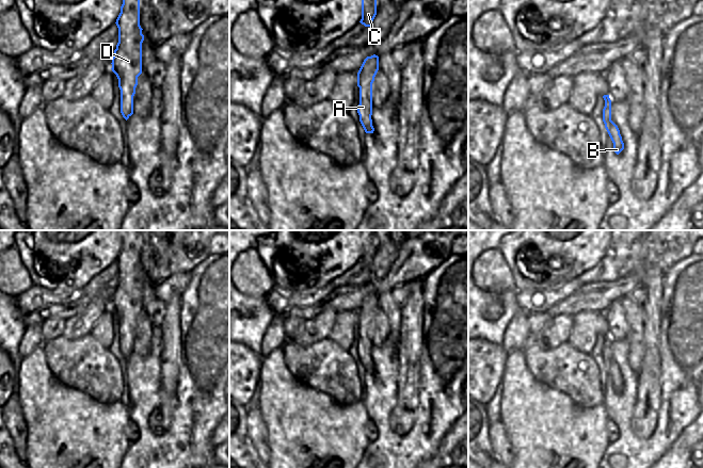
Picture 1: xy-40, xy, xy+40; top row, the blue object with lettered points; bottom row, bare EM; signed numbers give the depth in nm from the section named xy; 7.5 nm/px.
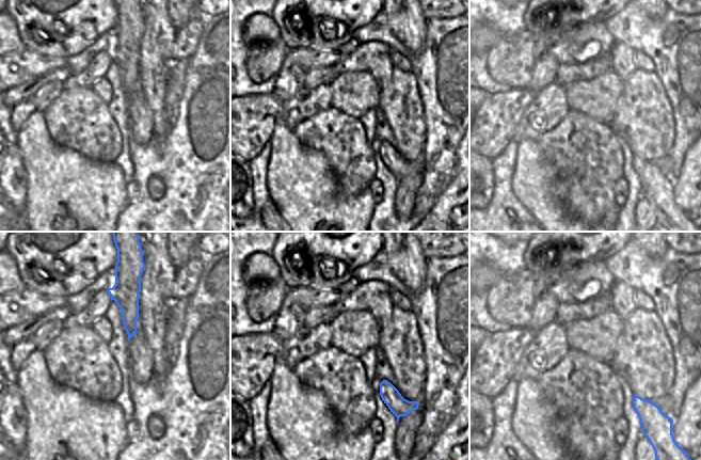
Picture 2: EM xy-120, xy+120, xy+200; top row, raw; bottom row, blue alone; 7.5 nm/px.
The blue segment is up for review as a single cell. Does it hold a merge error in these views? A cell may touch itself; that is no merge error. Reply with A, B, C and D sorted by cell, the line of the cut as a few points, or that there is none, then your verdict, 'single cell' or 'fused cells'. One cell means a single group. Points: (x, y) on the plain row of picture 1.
groups A B C D; cut none; single cell

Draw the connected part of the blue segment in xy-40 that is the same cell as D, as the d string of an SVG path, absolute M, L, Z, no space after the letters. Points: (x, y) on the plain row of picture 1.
M121 230L123 243L116 258L118 281L112 296L112 310L118 318L121 352L127 359L133 353L133 335L138 316L142 312L142 281L140 237L138 230Z

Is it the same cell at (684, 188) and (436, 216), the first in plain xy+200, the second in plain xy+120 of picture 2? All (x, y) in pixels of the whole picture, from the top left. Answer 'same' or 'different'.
same

